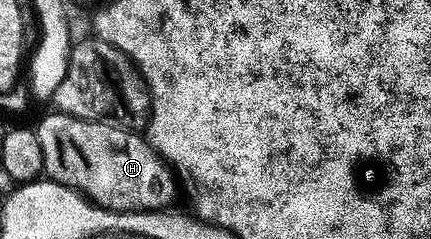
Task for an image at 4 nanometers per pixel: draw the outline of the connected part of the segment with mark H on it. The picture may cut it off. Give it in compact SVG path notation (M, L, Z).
M54 114L45 116L34 128L37 141L41 141L46 178L72 187L108 211L150 211L171 205L175 187L177 191L176 176L142 134L106 121Z

